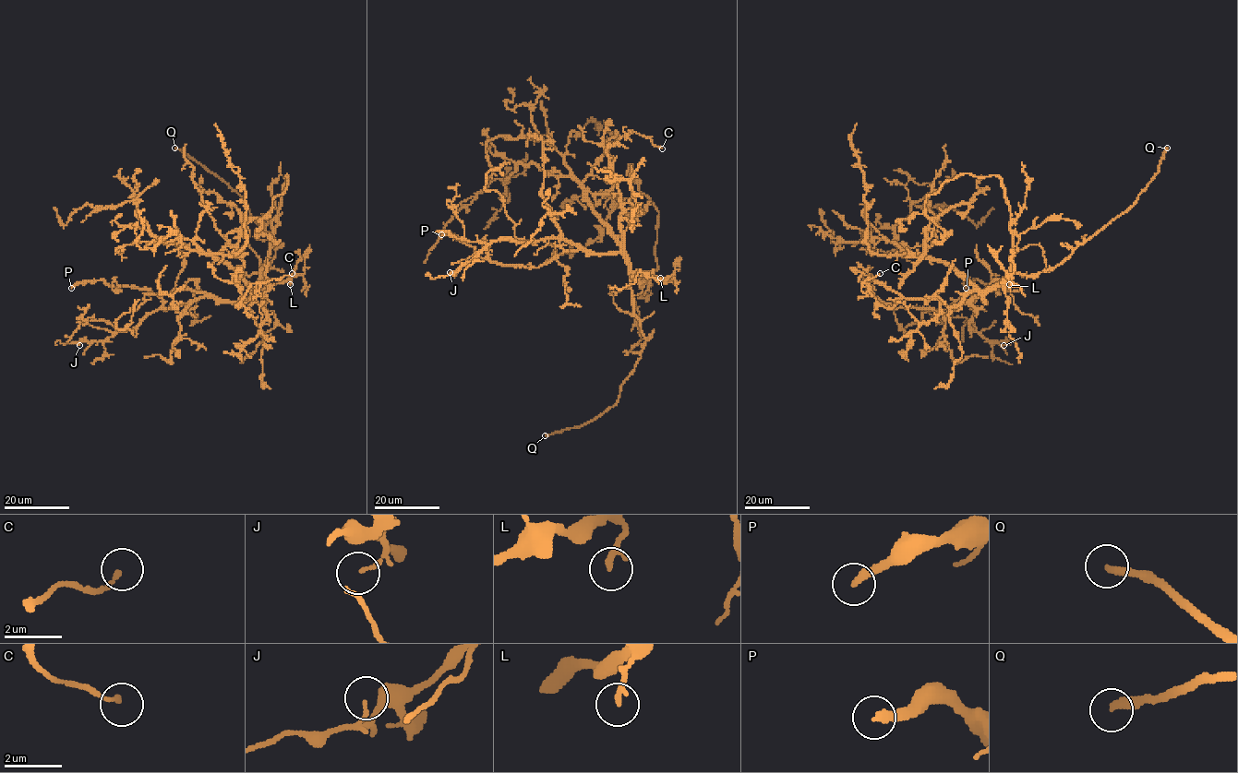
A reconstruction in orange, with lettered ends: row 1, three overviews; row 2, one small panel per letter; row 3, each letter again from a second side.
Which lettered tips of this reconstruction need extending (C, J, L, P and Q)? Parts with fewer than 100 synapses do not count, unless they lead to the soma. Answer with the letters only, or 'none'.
Q

